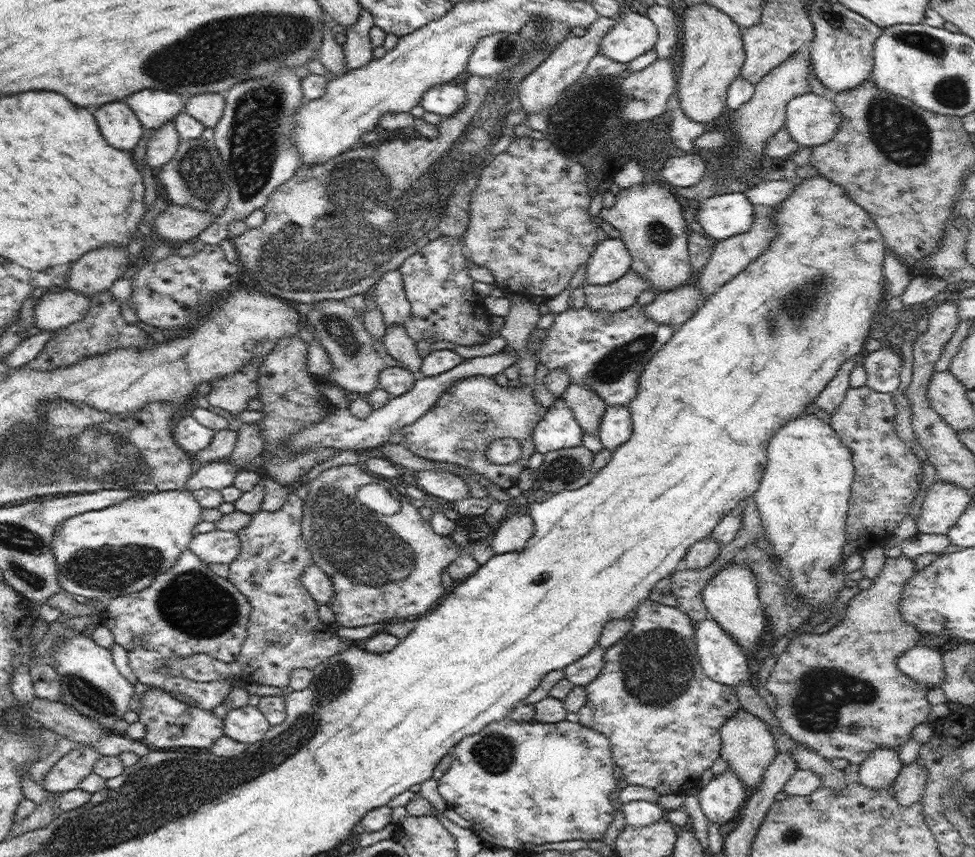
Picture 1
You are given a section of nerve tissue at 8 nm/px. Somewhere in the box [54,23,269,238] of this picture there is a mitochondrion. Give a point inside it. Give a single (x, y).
(201, 173)

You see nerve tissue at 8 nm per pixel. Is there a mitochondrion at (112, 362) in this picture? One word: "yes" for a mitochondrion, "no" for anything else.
no

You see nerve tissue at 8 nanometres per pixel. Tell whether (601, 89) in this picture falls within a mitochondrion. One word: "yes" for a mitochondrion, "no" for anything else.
no

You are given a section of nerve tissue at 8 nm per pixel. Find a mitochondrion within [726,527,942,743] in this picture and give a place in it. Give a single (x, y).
(821, 695)

